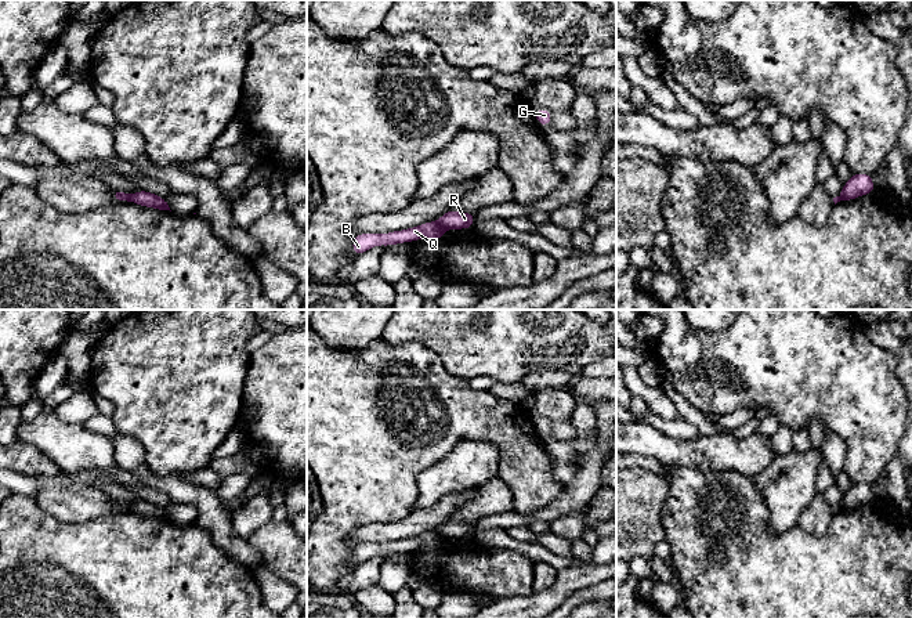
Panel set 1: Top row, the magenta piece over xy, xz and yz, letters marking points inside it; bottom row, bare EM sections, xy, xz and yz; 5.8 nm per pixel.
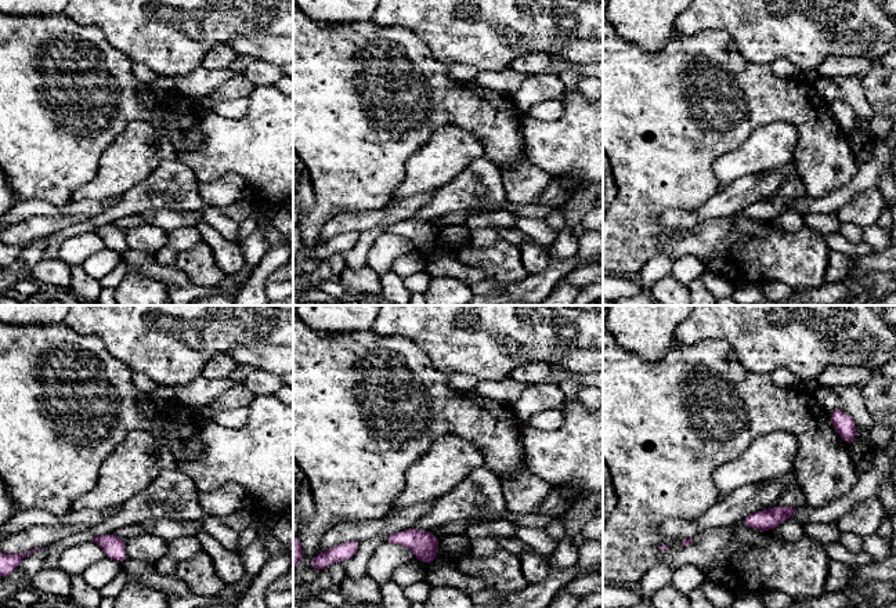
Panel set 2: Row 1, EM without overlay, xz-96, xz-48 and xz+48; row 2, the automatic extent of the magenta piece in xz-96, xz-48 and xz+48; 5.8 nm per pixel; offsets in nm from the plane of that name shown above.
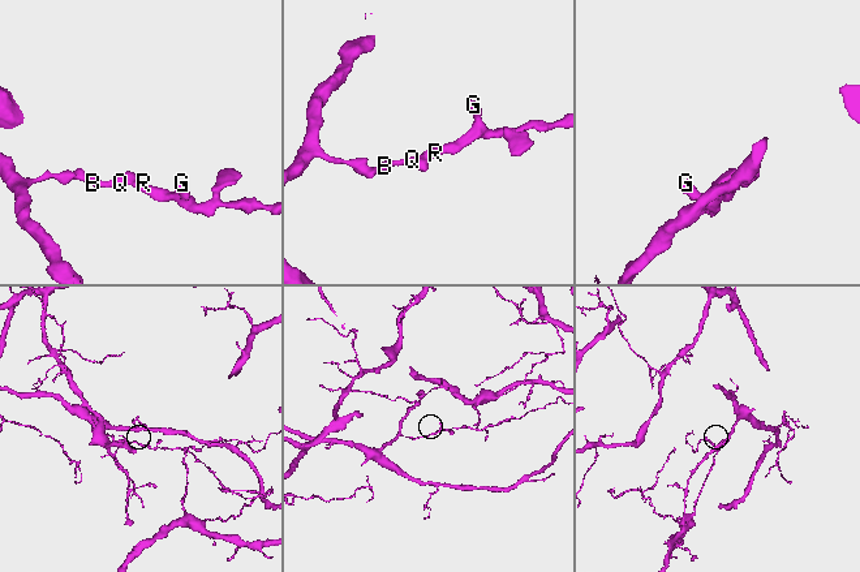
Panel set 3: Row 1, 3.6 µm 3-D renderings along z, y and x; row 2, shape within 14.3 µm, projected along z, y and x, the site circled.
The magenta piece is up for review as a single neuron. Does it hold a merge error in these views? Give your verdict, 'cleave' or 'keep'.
cleave

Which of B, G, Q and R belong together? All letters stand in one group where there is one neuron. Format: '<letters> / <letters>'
B Q / G R

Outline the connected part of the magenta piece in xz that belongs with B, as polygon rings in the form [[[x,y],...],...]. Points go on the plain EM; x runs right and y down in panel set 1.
[[[433,531],[388,543],[358,543],[352,549],[352,561],[355,565],[359,565],[377,554],[391,556],[403,552],[415,552],[420,547],[438,550],[444,547],[444,541],[445,538],[438,531]]]

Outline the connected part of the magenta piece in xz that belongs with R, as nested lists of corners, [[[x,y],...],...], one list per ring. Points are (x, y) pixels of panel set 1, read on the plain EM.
[[[449,520],[444,525],[441,525],[437,531],[445,539],[463,539],[463,538],[473,538],[474,528],[475,524]]]

